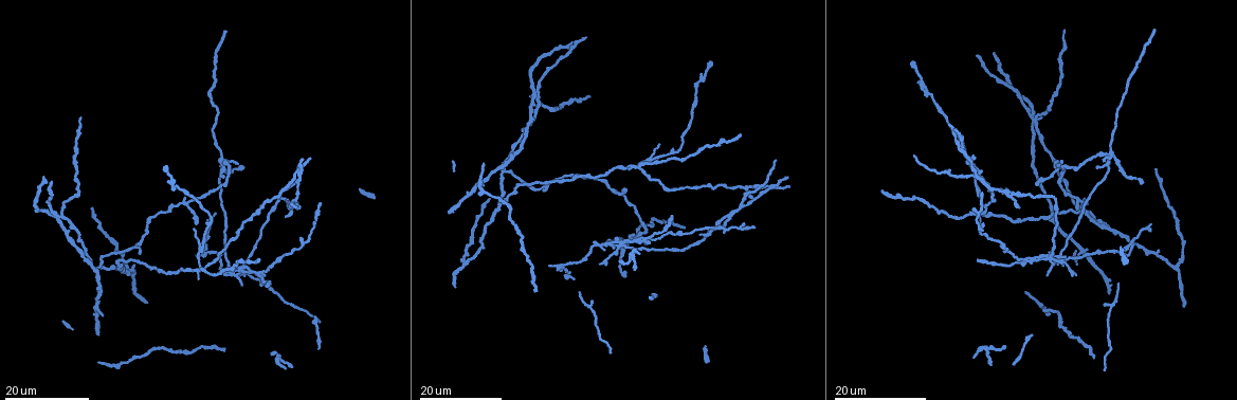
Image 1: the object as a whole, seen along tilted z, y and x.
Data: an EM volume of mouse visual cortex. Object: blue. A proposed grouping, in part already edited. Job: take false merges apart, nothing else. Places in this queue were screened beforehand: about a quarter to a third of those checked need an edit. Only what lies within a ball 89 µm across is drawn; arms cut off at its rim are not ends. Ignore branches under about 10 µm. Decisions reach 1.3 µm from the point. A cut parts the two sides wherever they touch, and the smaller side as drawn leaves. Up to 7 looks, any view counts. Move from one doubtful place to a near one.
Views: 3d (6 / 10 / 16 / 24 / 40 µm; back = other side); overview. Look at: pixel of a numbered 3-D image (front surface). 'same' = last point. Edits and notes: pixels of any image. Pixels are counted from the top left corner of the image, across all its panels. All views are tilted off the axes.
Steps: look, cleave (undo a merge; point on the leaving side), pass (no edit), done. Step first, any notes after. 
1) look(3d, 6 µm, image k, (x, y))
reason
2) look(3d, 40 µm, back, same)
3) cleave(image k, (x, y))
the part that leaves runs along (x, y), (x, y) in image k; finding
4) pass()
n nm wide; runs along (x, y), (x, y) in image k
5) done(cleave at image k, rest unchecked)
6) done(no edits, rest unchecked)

look(3d, 16 µm, image 1, (1107, 228))
branch point

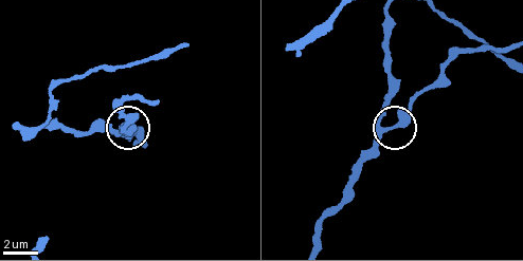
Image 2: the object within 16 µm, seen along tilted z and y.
look(3d, 10 µm, image 2, (385, 130))

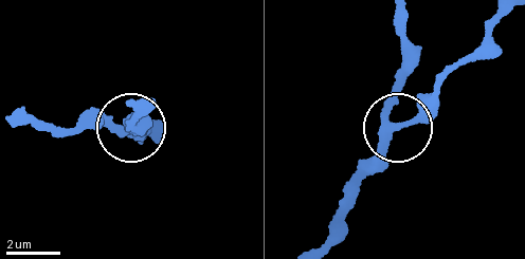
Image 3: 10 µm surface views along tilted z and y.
pass()
runs along (404, 17), (396, 132), (379, 164), (348, 189) in image 3; all the same neuron

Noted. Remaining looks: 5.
look(3d, 16 µm, image 1, (1082, 252))
four arms meet

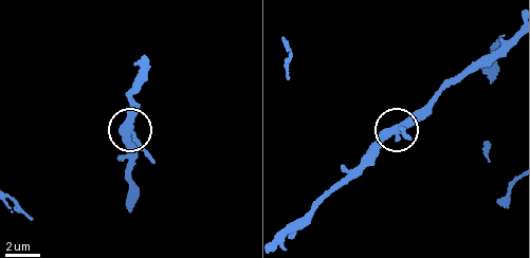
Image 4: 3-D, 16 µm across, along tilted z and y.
look(3d, 6 µm, image 4, (130, 128))

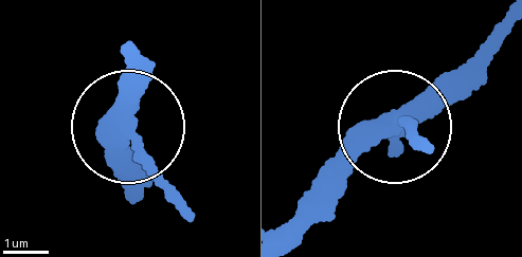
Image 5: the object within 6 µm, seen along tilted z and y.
pass()
380 nm wide; runs along (509, 20), (313, 201) in image 5; all the same neuron

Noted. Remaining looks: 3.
look(3d, 24 µm, image 1, (502, 172))
arms part here

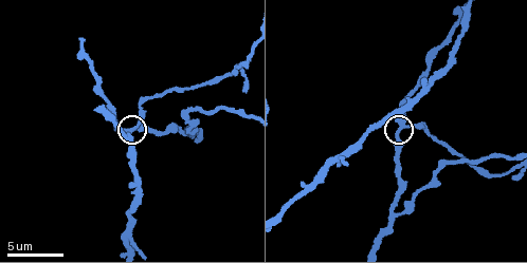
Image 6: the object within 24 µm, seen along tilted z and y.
look(3d, 10 µm, image 6, (400, 124))

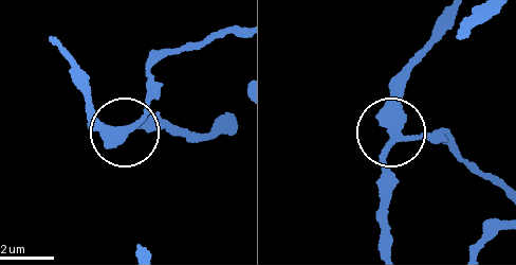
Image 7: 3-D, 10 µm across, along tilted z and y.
look(3d, 6 µm, image 7, (127, 127))

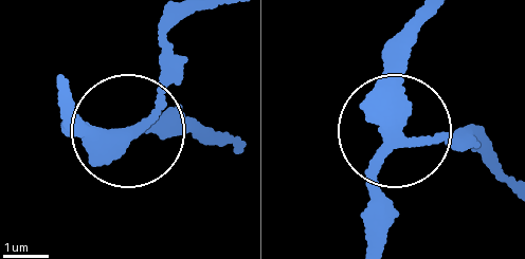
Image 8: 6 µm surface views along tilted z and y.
pass()
runs along (510, 173), (465, 135), (398, 129), (393, 87), (409, 29) in image 8; all the same neuron

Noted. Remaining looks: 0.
done(no edits, rest unchecked)

